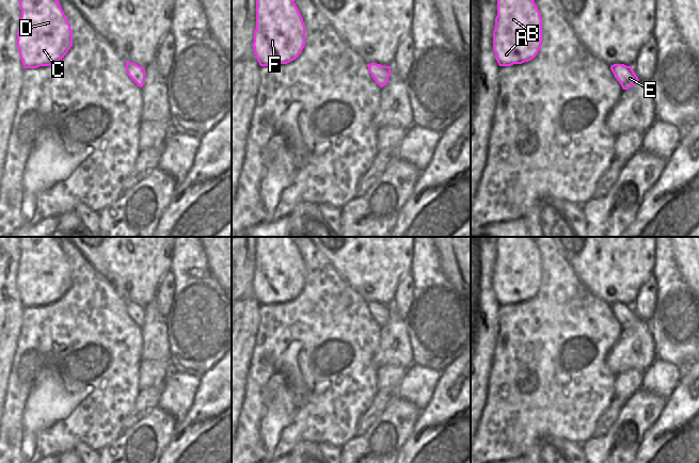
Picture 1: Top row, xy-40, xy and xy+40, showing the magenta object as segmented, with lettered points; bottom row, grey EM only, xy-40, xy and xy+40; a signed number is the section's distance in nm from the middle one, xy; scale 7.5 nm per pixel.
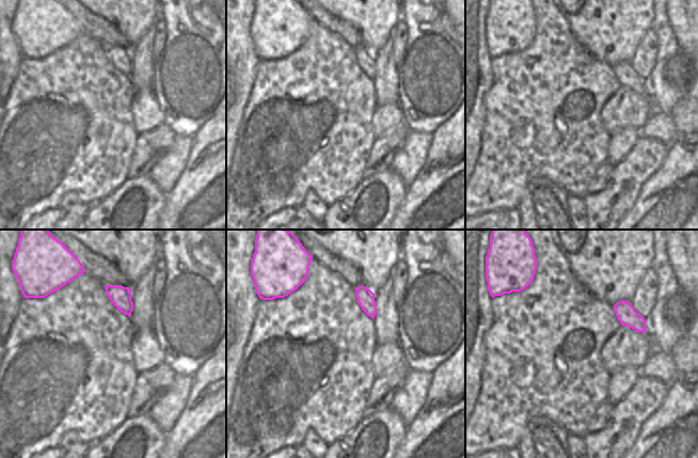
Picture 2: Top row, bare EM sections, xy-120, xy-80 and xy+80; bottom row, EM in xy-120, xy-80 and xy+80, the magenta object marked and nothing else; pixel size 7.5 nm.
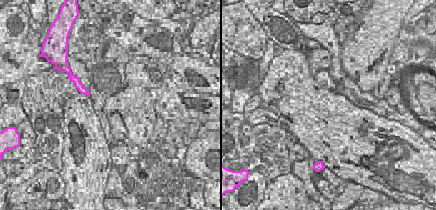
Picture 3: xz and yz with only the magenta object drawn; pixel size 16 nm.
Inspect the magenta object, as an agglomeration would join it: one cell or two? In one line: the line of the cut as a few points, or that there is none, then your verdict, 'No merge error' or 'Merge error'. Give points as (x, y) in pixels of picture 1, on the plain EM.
No split. No merge error.

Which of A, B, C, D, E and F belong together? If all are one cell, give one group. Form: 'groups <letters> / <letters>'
groups A B C D E F

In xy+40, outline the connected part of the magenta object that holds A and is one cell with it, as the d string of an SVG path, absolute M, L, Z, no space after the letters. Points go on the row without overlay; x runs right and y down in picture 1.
M497 237L493 289L499 305L533 299L542 283L542 257L531 237Z

